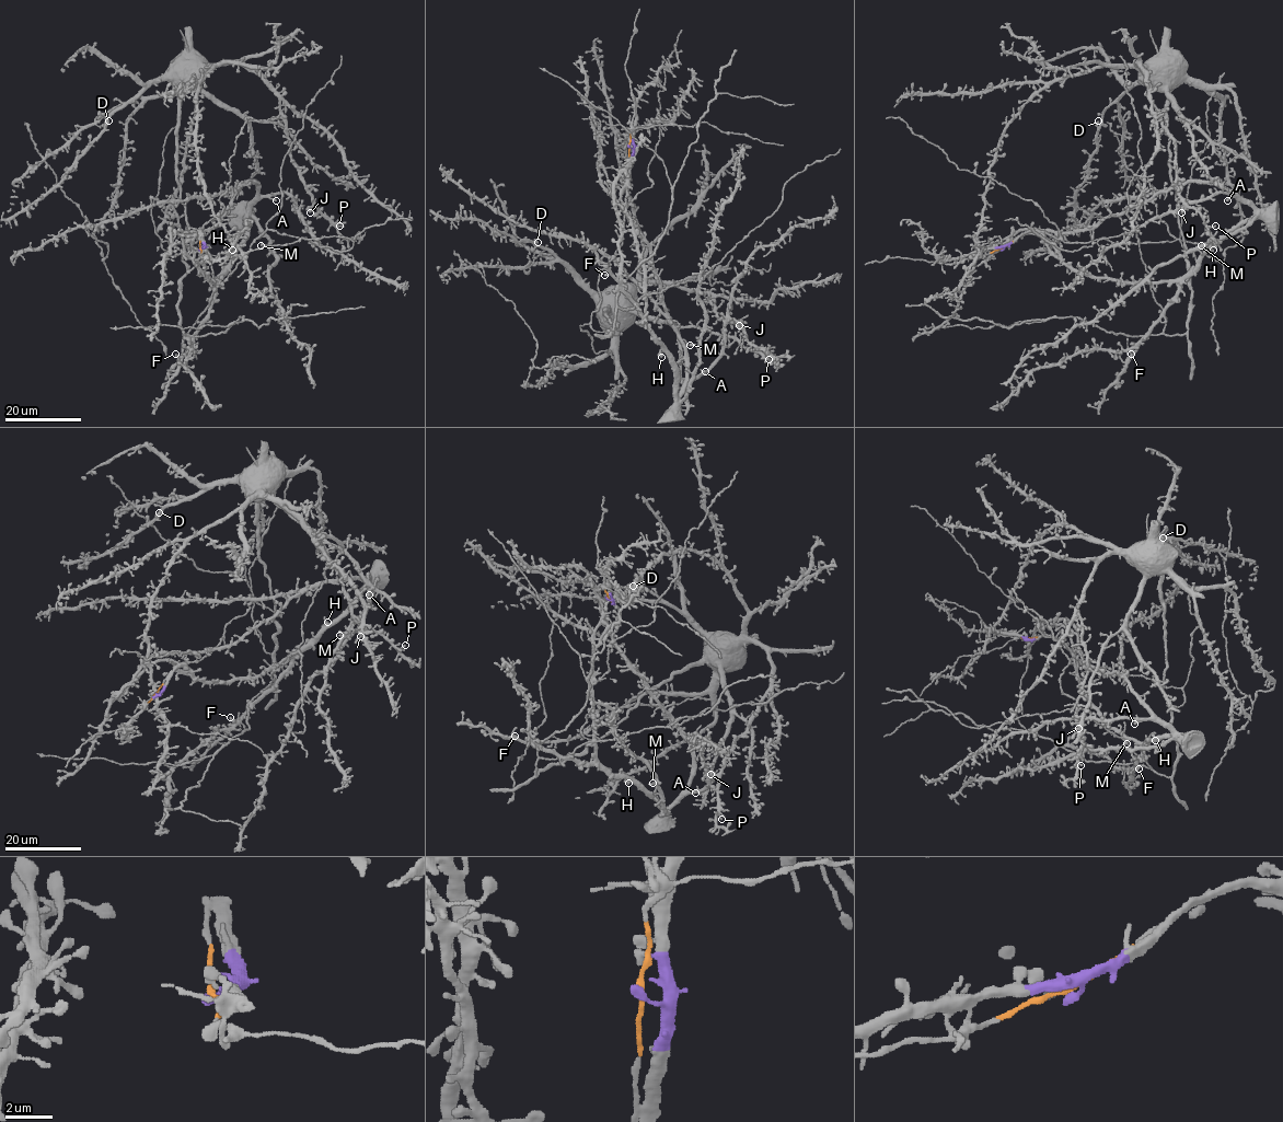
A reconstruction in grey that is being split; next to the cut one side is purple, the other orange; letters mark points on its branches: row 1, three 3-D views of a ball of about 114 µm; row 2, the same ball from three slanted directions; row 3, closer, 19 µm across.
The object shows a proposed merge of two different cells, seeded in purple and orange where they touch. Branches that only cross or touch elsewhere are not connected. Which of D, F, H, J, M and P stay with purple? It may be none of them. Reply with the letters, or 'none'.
F, H, M

